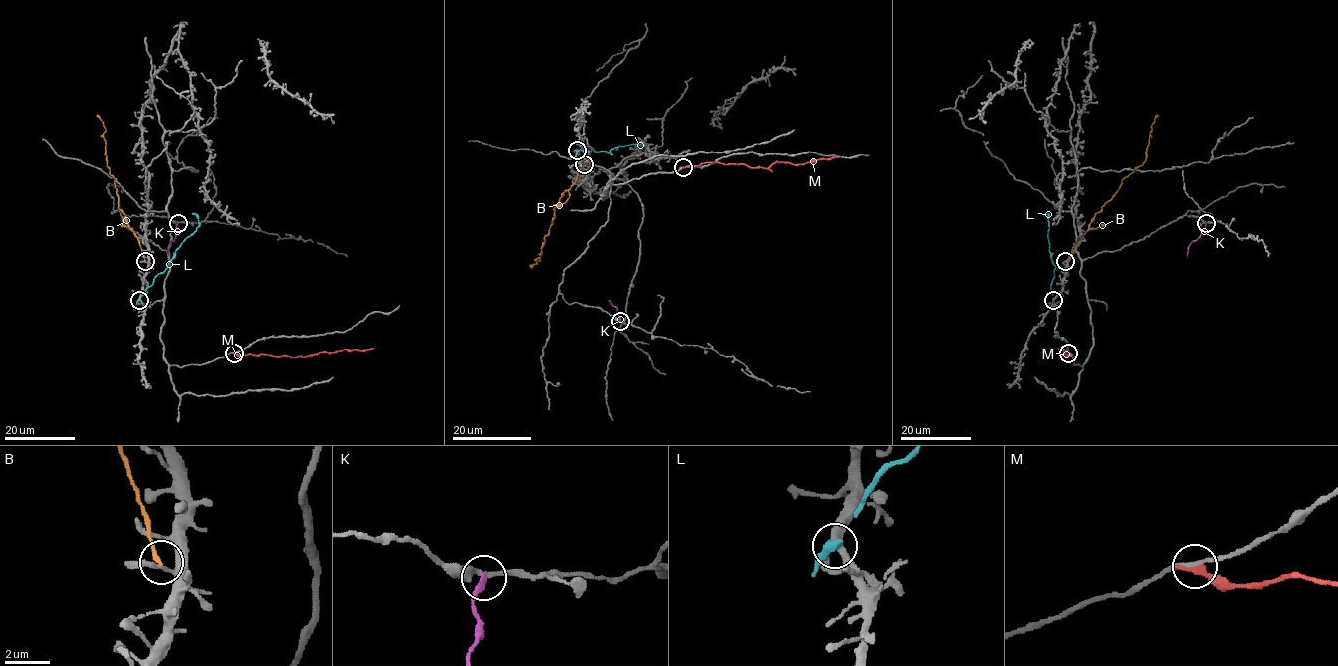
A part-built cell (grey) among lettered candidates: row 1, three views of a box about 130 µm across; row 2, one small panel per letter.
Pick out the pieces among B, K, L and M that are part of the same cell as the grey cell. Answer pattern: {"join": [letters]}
{"join": []}

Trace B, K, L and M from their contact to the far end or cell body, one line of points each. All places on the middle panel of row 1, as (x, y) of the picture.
B: (585, 164), (578, 179), (554, 205), (554, 219), (537, 259), (540, 261), (530, 267)
K: (620, 322), (616, 309), (608, 301)
L: (578, 150), (591, 147), (596, 152), (608, 153), (618, 146), (645, 145), (636, 144)
M: (684, 167), (719, 162), (769, 168), (776, 162), (804, 164), (840, 156)

